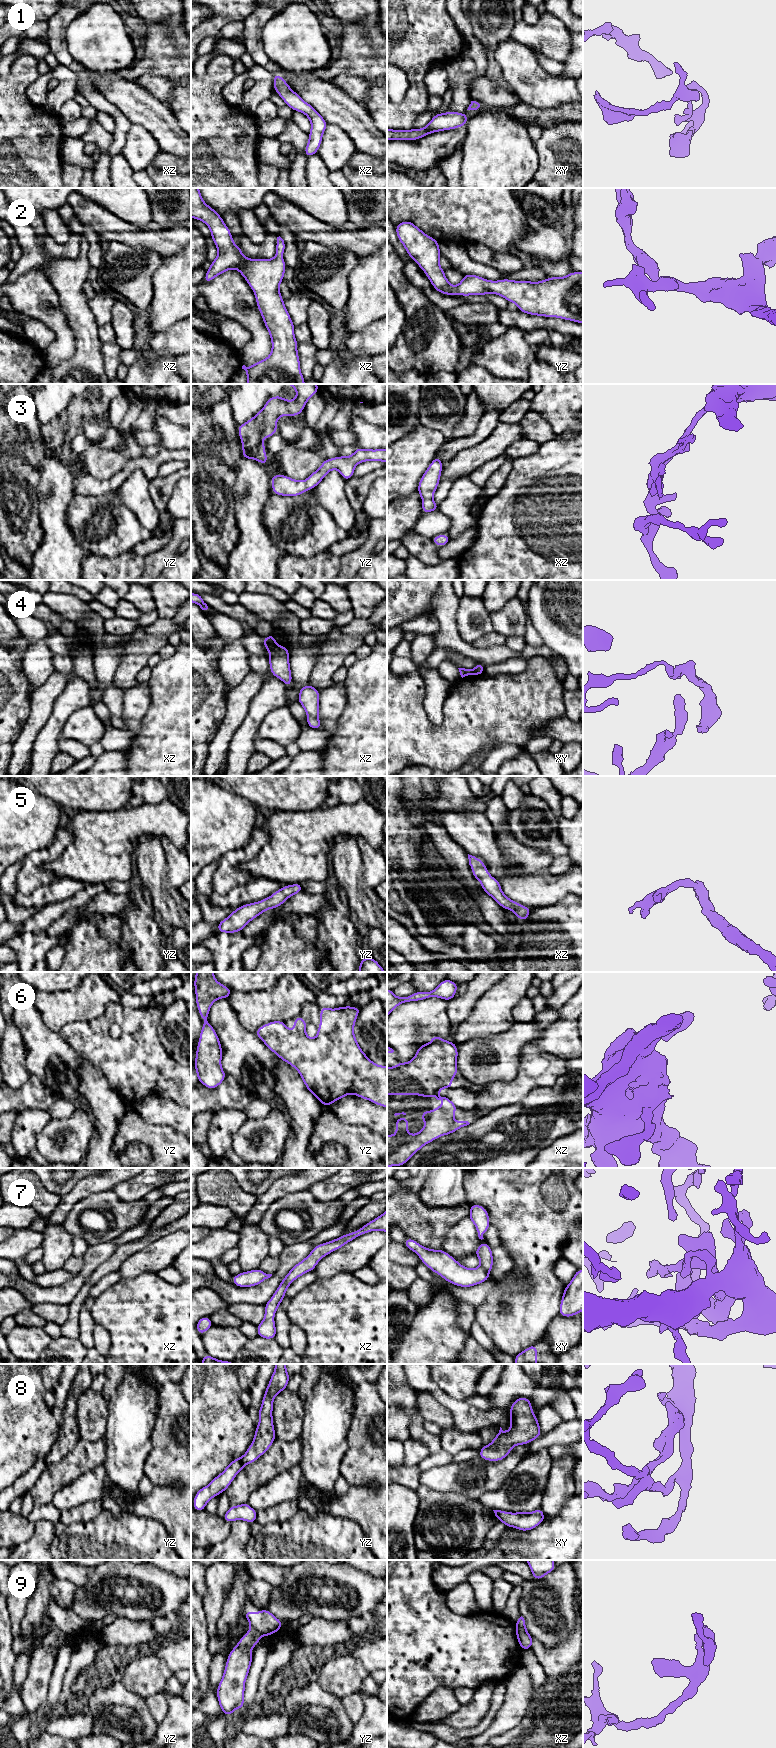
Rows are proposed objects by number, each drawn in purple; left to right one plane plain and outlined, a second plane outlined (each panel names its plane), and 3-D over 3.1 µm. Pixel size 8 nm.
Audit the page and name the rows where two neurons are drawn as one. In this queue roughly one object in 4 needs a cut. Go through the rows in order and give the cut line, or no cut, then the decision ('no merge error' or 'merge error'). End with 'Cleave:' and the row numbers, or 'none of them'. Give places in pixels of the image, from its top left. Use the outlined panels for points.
1: no cut | no merge error
2: no cut | no merge error
3: no cut | no merge error
4: xz (277, 646), (270, 650) | merge error
5: no cut | no merge error
6: no cut | no merge error
7: xy (480, 1266), (488, 1273) | merge error
8: no cut | no merge error
9: yz (251, 1626), (261, 1635) | merge error
Cleave: 4, 7, 9

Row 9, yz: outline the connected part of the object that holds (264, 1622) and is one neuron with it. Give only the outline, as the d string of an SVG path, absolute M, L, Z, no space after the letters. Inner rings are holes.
M262 1609L260 1612L244 1611L243 1615L248 1620L251 1627L261 1636L275 1634L283 1625L282 1621L266 1609Z

